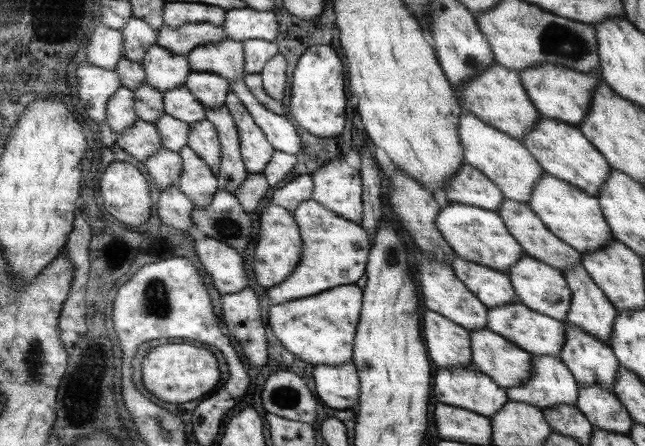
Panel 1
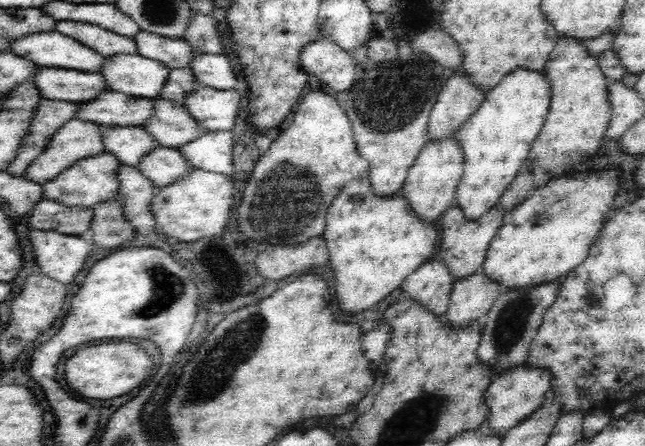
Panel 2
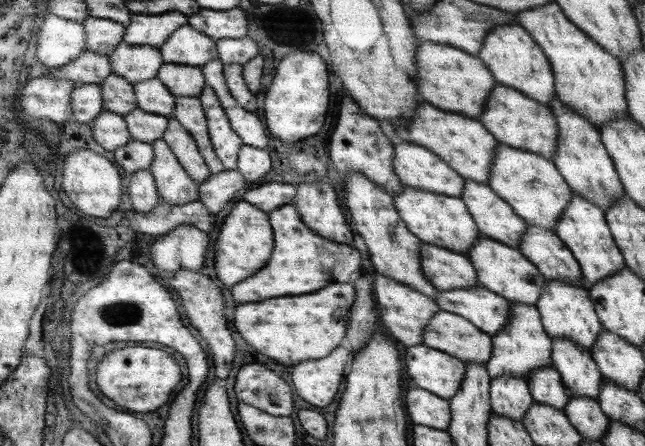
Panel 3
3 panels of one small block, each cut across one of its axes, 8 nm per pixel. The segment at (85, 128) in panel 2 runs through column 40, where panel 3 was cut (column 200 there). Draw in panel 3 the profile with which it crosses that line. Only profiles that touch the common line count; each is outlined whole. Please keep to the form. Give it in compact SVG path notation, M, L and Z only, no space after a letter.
M172 116L164 133L163 139L171 146L175 156L182 163L184 170L199 184L210 178L211 170L208 168L204 157L198 150L194 137Z

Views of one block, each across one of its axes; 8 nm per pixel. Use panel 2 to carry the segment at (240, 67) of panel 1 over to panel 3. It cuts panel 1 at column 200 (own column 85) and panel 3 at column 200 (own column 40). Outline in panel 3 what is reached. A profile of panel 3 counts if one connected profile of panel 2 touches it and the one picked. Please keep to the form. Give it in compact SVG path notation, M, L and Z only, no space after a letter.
M184 26L174 32L174 36L170 36L160 50L164 50L162 55L166 64L202 67L214 58L219 58L216 40L208 38L206 34L200 34L190 26Z

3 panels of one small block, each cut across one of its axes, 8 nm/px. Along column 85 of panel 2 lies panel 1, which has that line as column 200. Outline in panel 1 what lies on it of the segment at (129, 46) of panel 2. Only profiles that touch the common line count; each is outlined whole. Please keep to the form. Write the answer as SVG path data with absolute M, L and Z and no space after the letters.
M186 23L178 28L162 25L158 30L160 37L156 39L156 45L165 47L176 55L188 56L198 46L228 39L226 31L210 23Z

